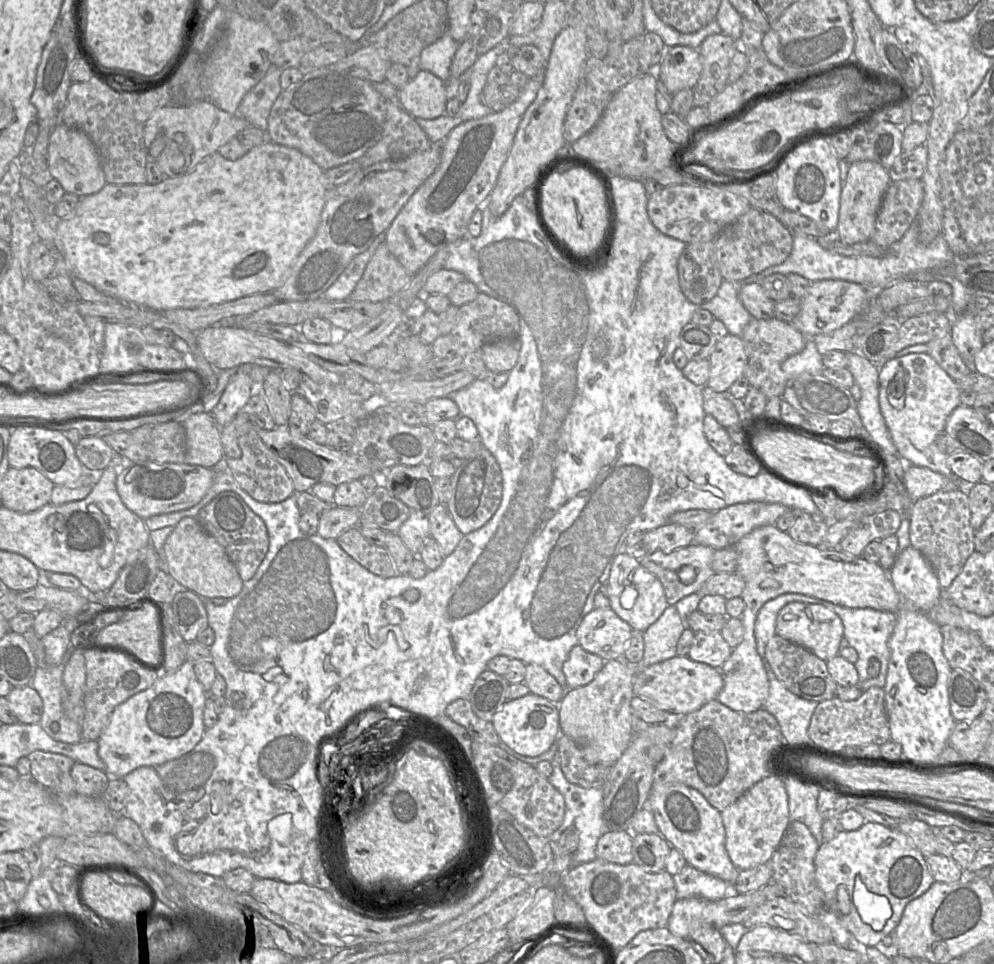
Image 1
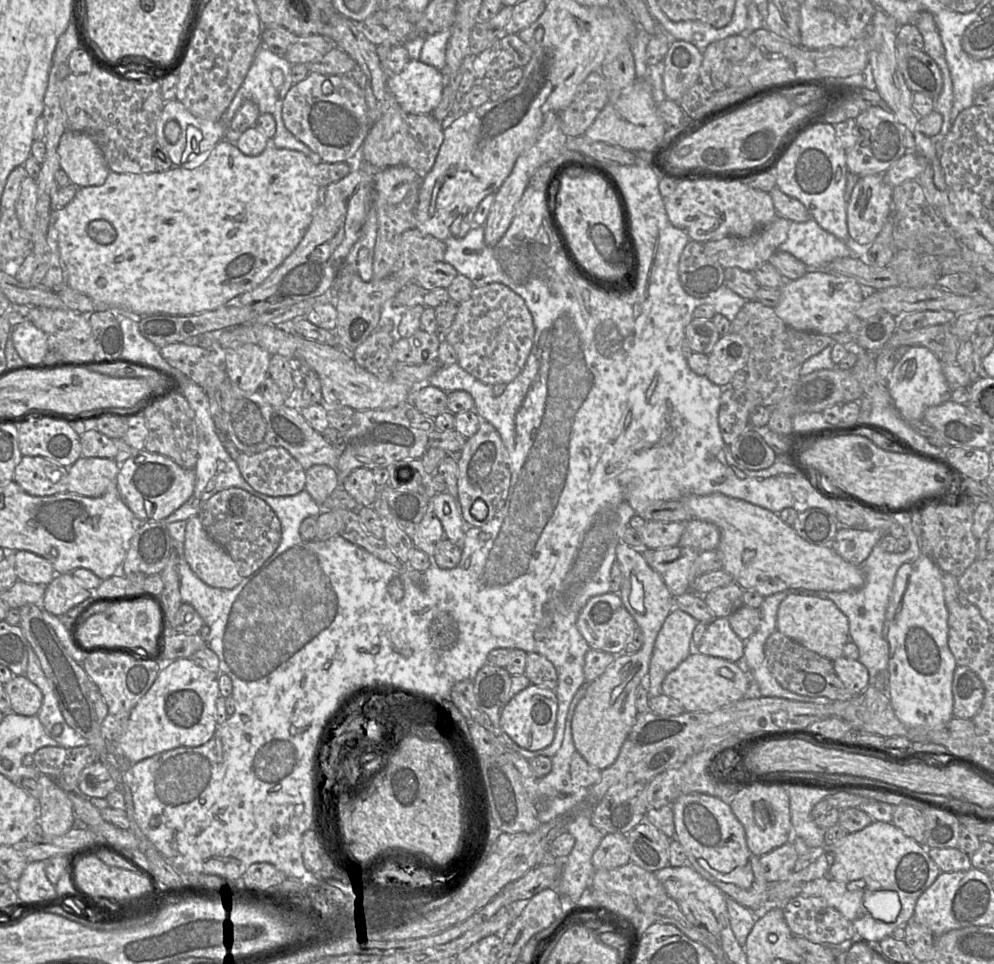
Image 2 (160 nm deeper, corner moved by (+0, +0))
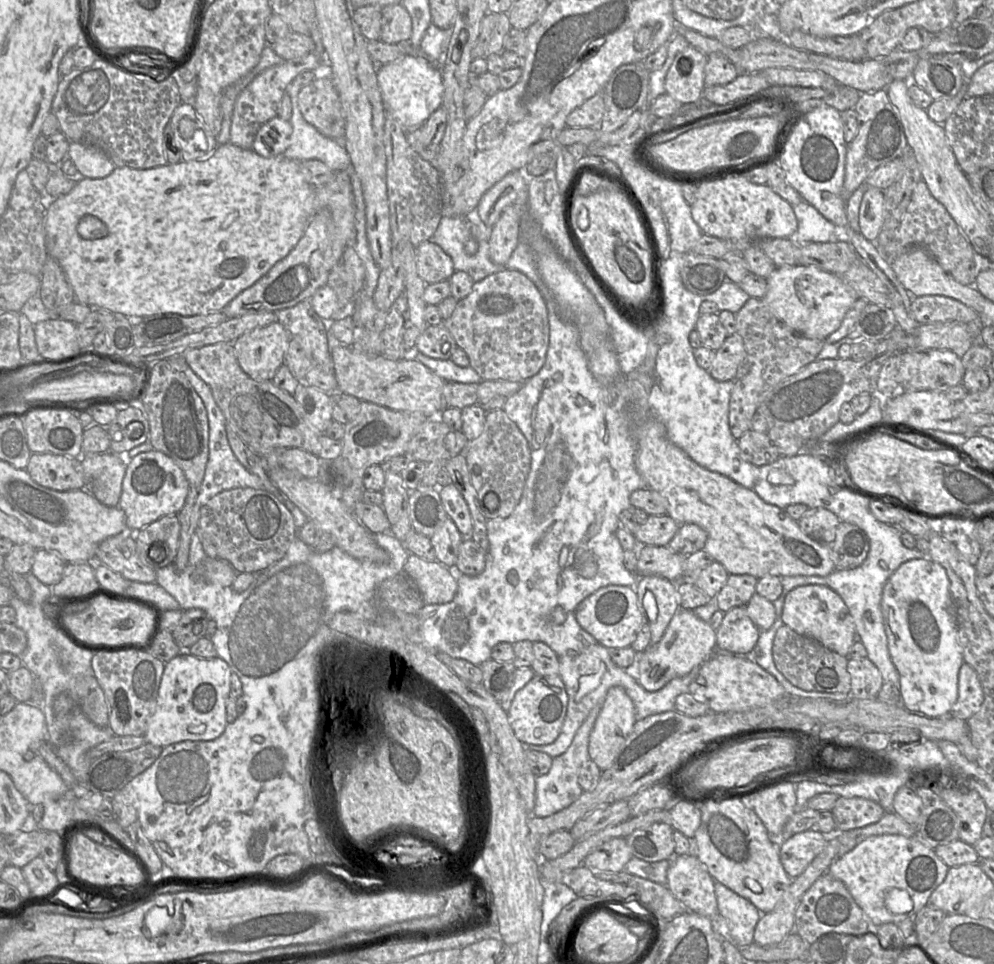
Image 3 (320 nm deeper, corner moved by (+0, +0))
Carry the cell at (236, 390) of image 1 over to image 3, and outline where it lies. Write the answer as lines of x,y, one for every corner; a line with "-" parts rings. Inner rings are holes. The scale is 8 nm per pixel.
279,322
256,327
233,342
241,369
255,381
272,380
283,364
290,334

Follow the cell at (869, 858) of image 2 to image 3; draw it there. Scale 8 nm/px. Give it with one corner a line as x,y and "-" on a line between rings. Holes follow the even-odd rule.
886,834
866,838
854,849
838,857
827,873
844,883
872,926
878,927
914,918
917,912
928,905
930,895
944,881
948,870
949,867
935,854
934,849
916,836
-
892,889
908,893
913,902
910,912
892,914
888,911
885,897

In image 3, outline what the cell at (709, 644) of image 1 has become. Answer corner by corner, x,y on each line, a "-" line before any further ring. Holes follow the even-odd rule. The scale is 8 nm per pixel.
738,606
724,613
716,630
716,650
747,656
755,648
761,630
753,623
745,606

